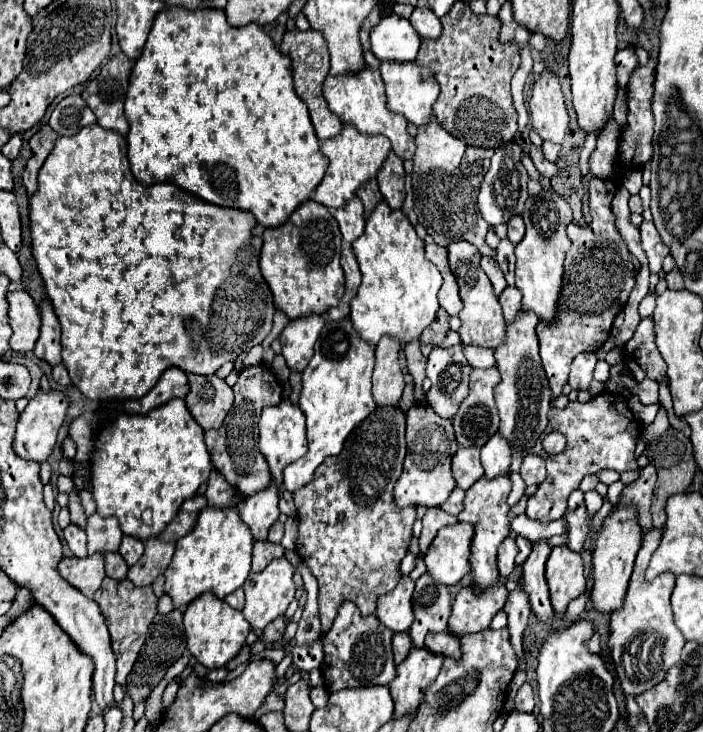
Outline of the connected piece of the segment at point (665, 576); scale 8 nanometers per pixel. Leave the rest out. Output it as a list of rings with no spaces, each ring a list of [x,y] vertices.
[[[649,528],[647,534],[643,536],[641,550],[637,552],[635,568],[629,580],[629,588],[623,600],[623,606],[611,614],[611,636],[609,636],[609,646],[611,646],[611,658],[615,662],[617,676],[621,680],[621,690],[629,696],[637,696],[639,692],[645,692],[647,688],[653,688],[663,680],[667,674],[667,668],[671,664],[679,662],[685,638],[681,630],[675,626],[673,620],[673,610],[669,604],[669,596],[675,586],[675,574],[663,572],[651,582],[645,580],[645,570],[649,564],[651,554],[657,550],[661,542],[663,530],[659,528]]]

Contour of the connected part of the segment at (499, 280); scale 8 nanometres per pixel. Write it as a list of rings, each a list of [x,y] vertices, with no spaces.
[[[481,256],[481,268],[485,270],[487,278],[491,280],[491,284],[495,288],[495,294],[499,294],[507,286],[507,282],[505,282],[505,276],[503,276],[497,260],[491,258],[491,256]]]

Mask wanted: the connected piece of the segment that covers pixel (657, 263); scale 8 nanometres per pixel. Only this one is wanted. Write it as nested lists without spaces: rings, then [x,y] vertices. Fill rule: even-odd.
[[[643,222],[639,226],[639,230],[641,230],[641,246],[643,246],[643,250],[649,258],[649,268],[651,268],[653,274],[657,274],[661,270],[663,258],[669,254],[669,246],[663,244],[653,222]]]

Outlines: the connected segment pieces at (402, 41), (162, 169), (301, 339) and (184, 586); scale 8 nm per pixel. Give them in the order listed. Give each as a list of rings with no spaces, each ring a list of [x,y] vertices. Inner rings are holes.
[[[397,14],[381,18],[379,24],[371,28],[369,42],[371,52],[379,60],[395,60],[395,62],[413,62],[421,46],[421,38],[411,26],[411,22]]]
[[[171,8],[167,12],[159,12],[159,16],[155,18],[153,28],[149,32],[149,38],[145,42],[145,48],[141,52],[141,58],[135,62],[133,72],[131,72],[131,82],[129,82],[129,90],[127,90],[127,98],[125,98],[125,116],[129,120],[127,158],[129,158],[131,172],[133,172],[135,180],[139,180],[139,184],[145,184],[145,186],[159,184],[159,182],[175,184],[175,186],[183,188],[185,192],[191,192],[209,204],[247,210],[257,218],[259,224],[263,224],[267,228],[285,224],[289,220],[289,216],[293,214],[293,210],[297,210],[299,204],[303,204],[311,198],[313,190],[323,180],[327,164],[329,164],[327,156],[321,154],[321,150],[319,150],[319,138],[313,130],[309,110],[303,104],[303,100],[295,94],[291,60],[275,48],[273,40],[257,24],[249,24],[249,26],[241,26],[241,28],[229,26],[223,16],[223,10],[187,12],[183,8]]]
[[[313,316],[311,320],[293,320],[281,332],[279,340],[283,344],[283,358],[289,370],[303,372],[313,356],[313,344],[323,328],[323,316]]]
[[[205,508],[199,514],[193,532],[177,540],[173,560],[163,572],[165,594],[171,596],[175,608],[189,606],[195,598],[199,598],[205,592],[211,592],[217,598],[225,598],[227,594],[235,592],[245,584],[251,570],[251,548],[253,548],[251,532],[247,532],[235,508],[231,510]]]

